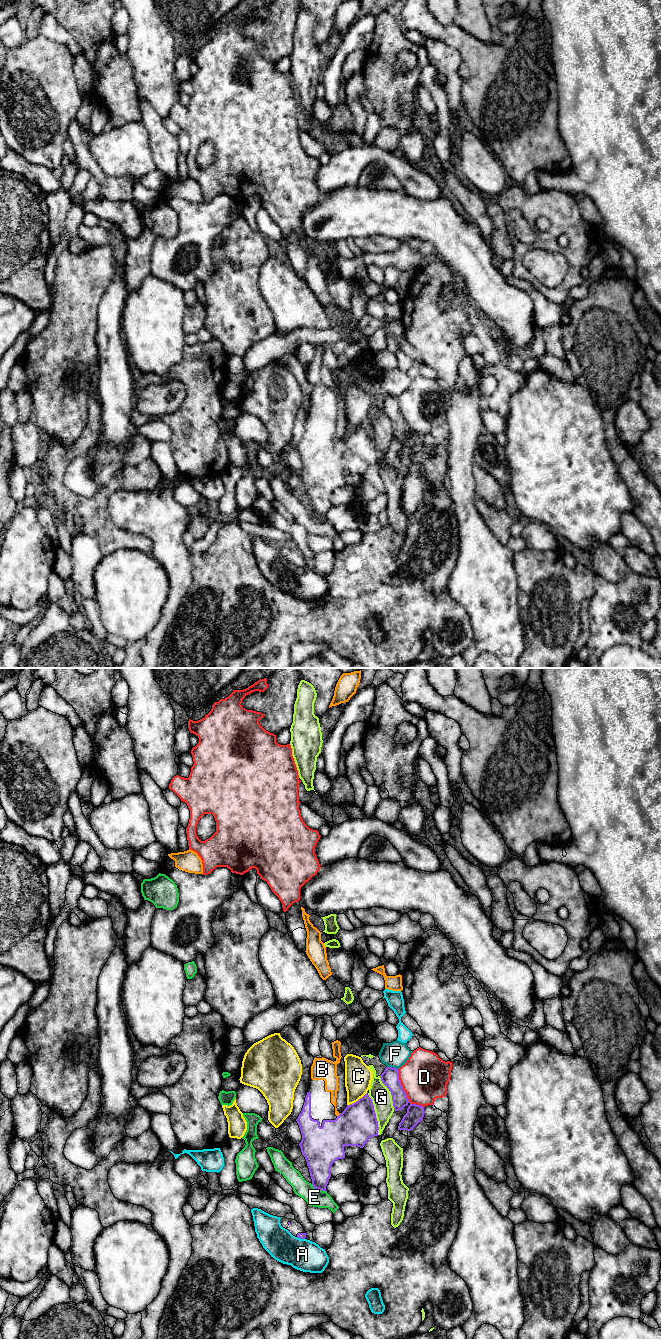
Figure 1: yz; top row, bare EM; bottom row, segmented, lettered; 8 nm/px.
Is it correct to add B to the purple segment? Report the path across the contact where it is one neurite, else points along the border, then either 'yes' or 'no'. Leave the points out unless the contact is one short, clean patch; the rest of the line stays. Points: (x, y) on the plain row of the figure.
across yz (357, 451), (347, 451), (339, 443), (333, 430), (331, 413) | yes

